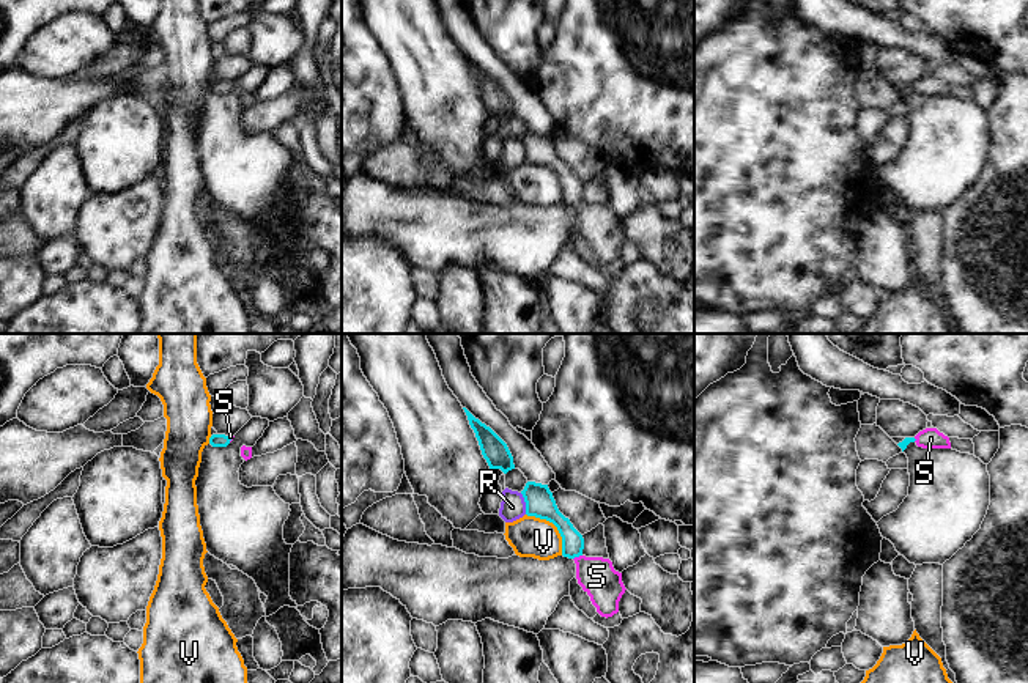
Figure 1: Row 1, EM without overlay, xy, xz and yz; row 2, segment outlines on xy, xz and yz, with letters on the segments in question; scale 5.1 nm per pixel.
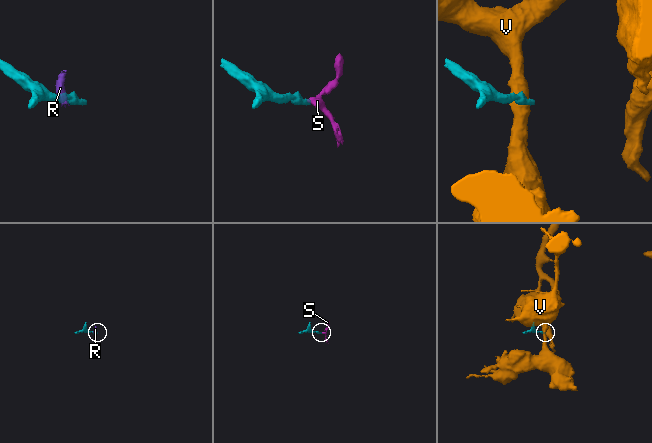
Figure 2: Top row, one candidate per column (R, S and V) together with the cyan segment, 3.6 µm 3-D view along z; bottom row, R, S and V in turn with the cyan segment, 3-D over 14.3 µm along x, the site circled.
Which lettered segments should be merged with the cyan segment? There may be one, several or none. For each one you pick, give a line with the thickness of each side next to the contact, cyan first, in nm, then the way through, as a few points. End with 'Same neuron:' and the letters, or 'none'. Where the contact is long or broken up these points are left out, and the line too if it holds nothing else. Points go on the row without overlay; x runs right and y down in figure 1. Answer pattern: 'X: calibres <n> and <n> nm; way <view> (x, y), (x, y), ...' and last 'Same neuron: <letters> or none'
S: calibres 110 and 190 nm; way xz (572, 188), (576, 203), (597, 224)
Same neuron: S

